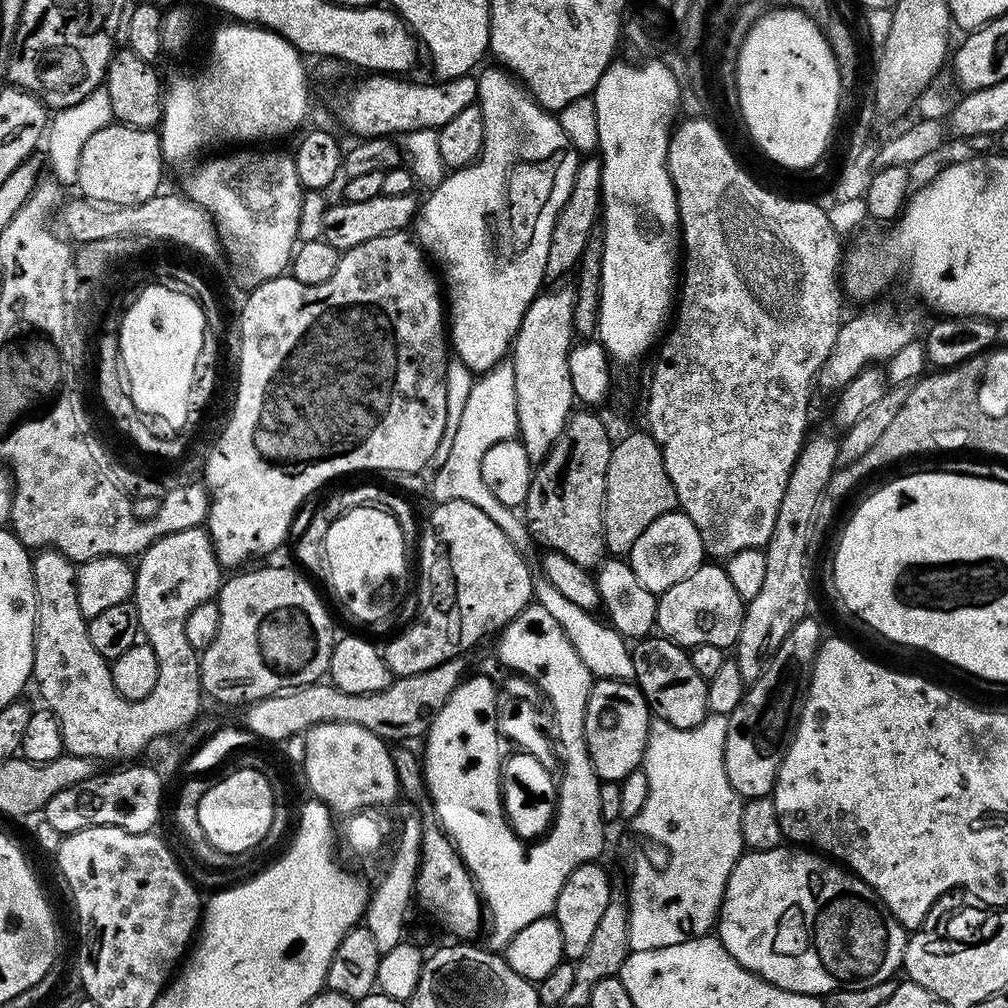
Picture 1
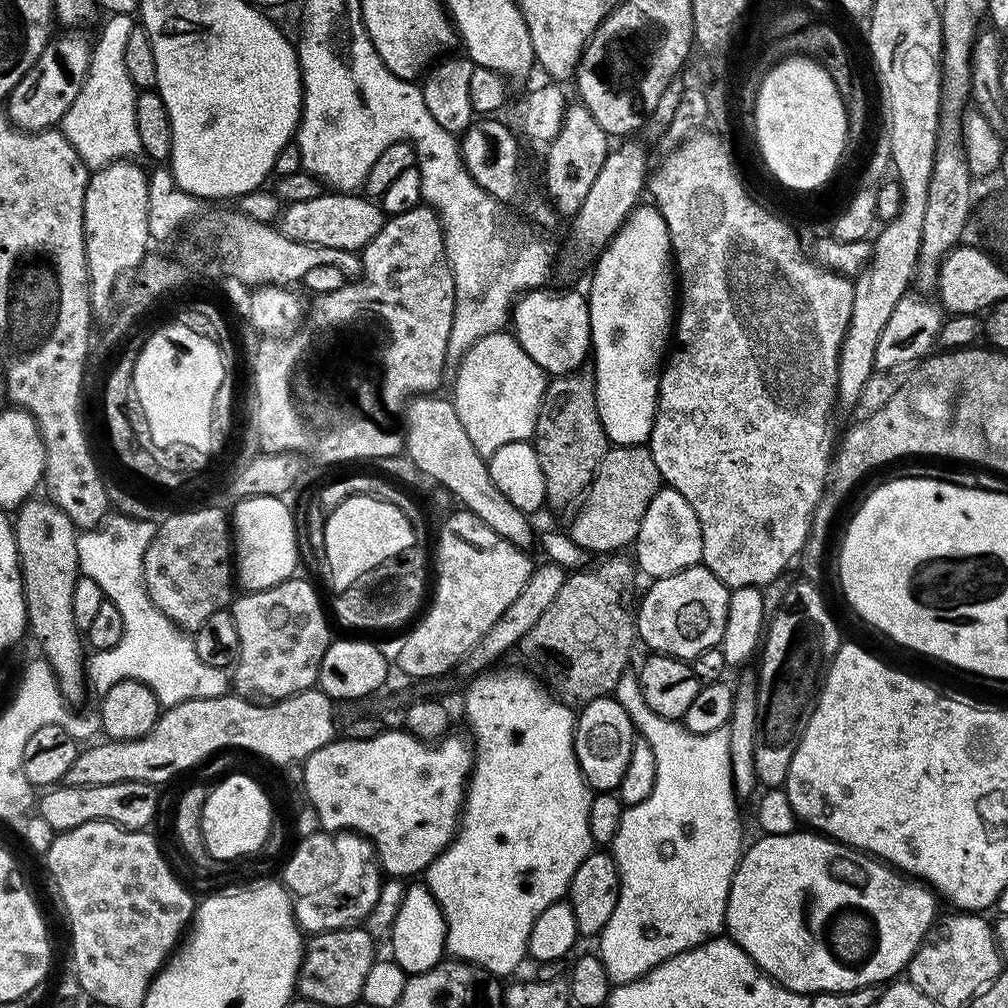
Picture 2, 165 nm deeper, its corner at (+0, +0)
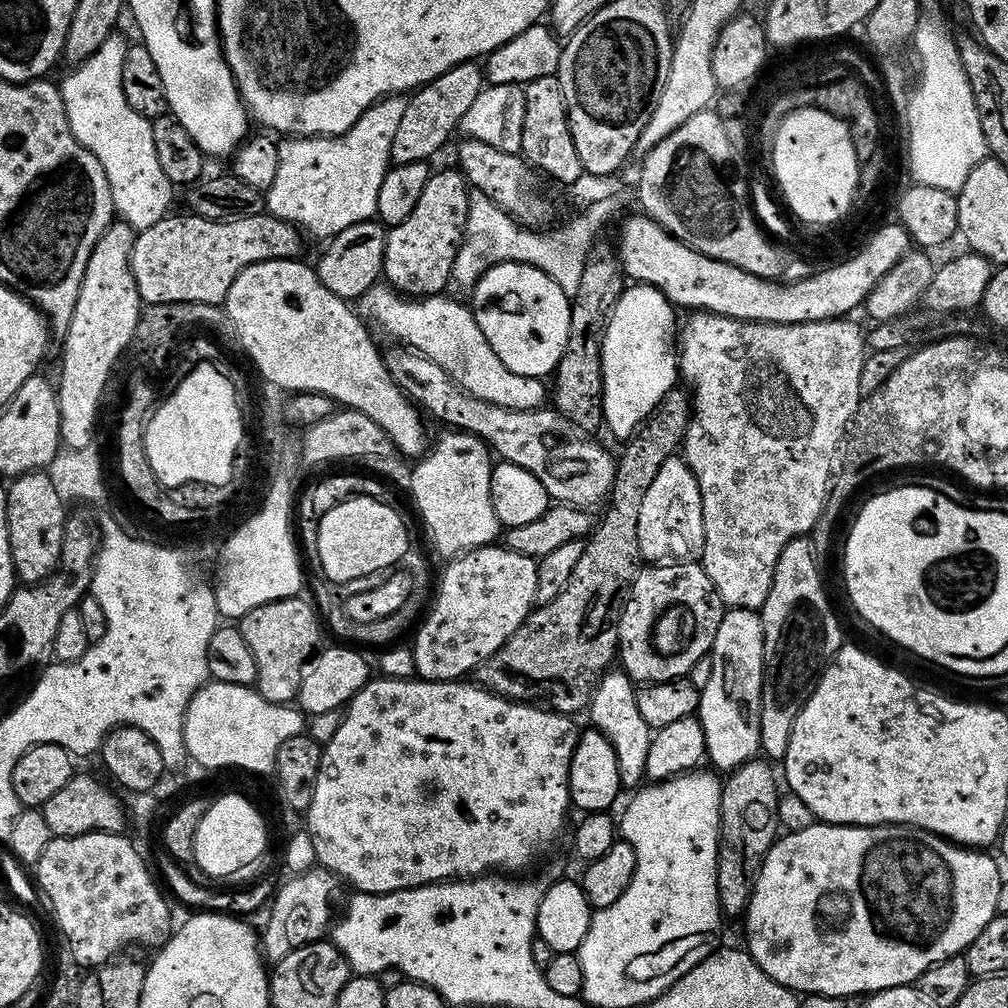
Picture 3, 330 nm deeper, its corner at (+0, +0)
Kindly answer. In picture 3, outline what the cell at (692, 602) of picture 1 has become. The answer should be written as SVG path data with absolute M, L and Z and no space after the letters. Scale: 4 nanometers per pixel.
M660 562L655 566L641 567L620 612L619 667L637 685L687 677L694 662L711 653L714 634L718 634L718 622L725 611L716 588L699 563Z

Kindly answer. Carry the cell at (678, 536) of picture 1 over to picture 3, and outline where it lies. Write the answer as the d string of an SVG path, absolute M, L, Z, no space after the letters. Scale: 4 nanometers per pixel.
M683 459L667 460L658 470L658 478L650 482L642 511L638 514L638 546L648 562L696 562L704 555L702 498L694 474Z

